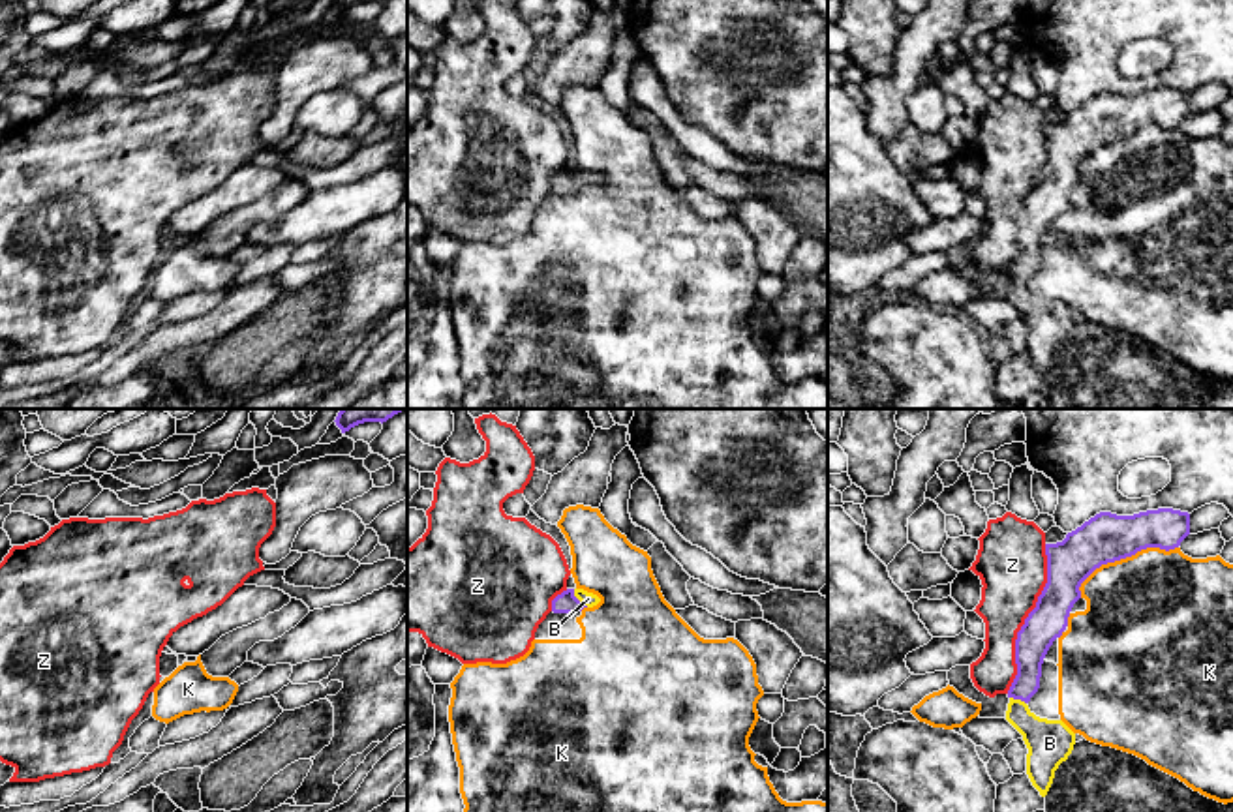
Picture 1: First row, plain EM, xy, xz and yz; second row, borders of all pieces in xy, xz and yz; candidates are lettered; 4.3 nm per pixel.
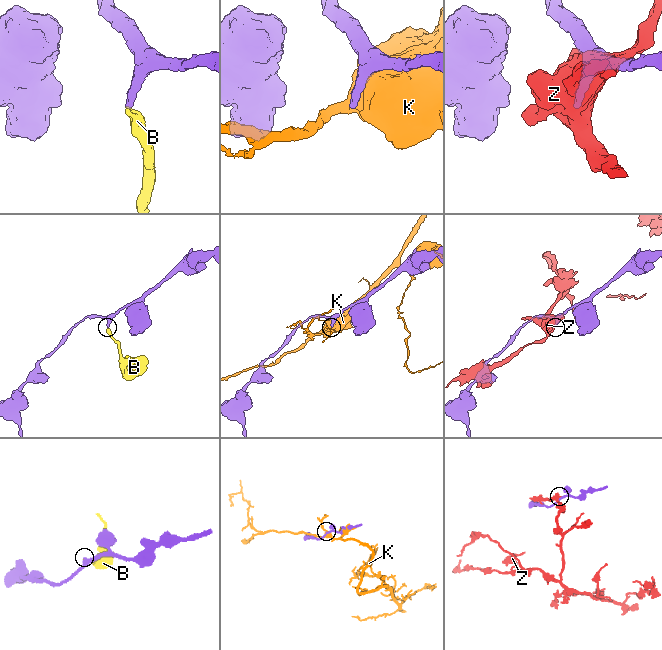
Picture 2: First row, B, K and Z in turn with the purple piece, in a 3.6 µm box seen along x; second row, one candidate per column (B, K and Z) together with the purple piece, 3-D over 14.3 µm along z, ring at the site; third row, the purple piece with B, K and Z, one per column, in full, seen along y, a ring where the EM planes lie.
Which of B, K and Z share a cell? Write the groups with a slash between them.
B / K / Z

